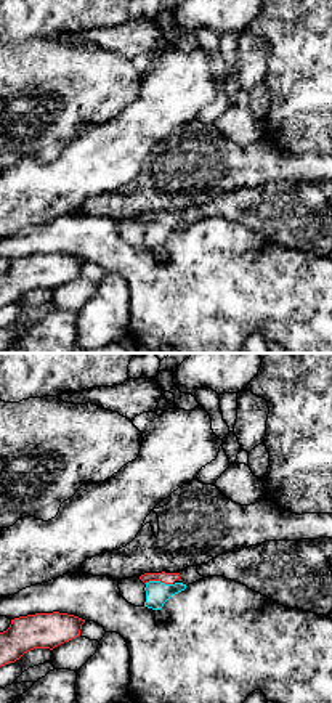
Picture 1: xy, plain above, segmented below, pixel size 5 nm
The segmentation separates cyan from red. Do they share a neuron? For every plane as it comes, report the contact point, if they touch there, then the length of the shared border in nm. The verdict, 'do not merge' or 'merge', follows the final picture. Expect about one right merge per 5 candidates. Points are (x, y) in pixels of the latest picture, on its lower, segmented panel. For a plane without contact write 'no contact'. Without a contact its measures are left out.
meets cyan at (159, 581); contact 140 nm long

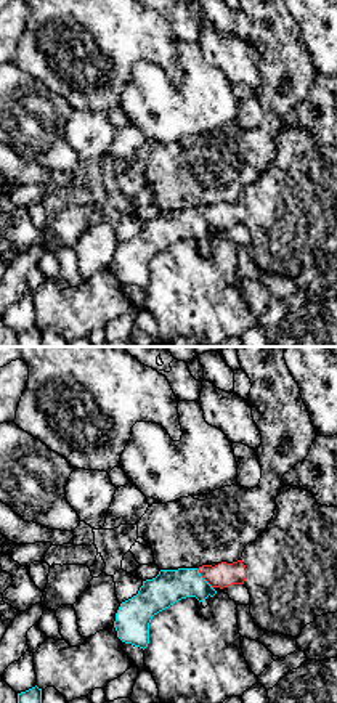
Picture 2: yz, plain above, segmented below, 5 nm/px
meets cyan at (203, 578); contact 130 nm long

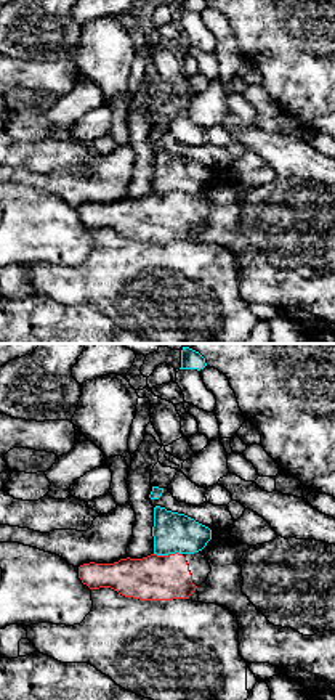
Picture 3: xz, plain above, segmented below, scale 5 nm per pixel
meets cyan at (169, 553); contact 140 nm long

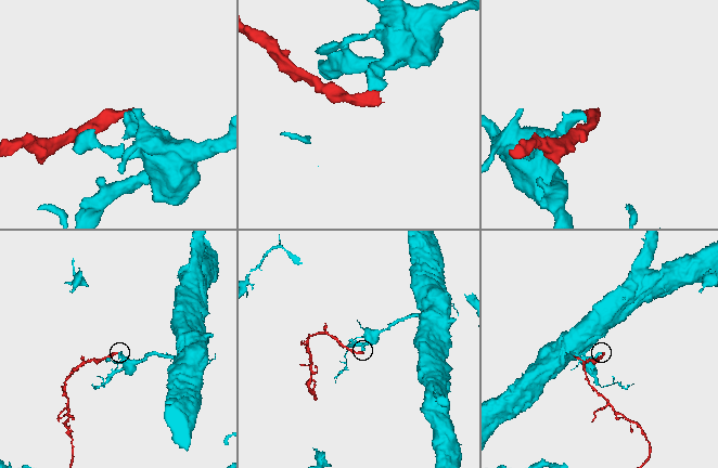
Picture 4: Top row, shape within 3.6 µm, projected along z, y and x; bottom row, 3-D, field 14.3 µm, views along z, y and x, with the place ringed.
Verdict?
do not merge

